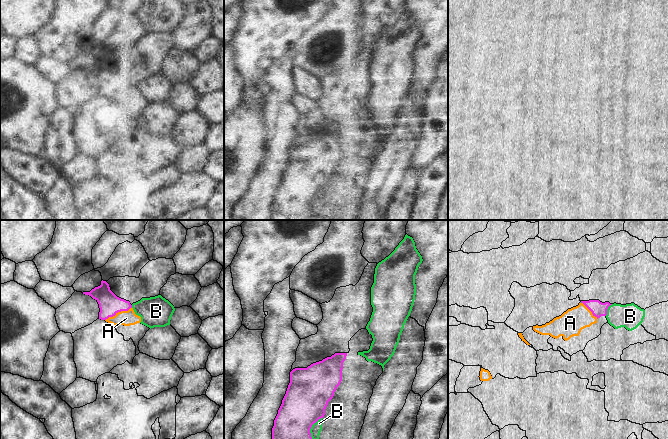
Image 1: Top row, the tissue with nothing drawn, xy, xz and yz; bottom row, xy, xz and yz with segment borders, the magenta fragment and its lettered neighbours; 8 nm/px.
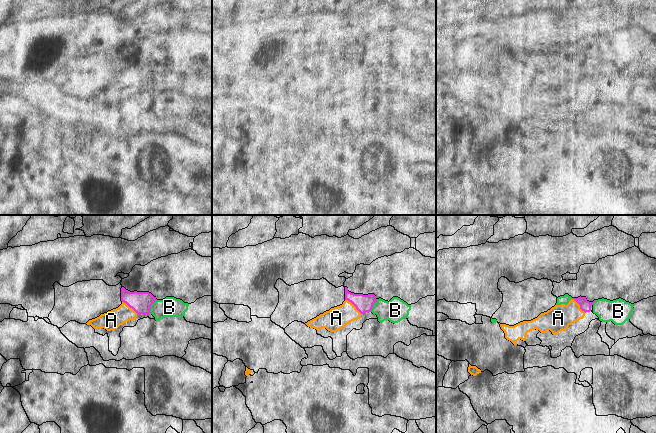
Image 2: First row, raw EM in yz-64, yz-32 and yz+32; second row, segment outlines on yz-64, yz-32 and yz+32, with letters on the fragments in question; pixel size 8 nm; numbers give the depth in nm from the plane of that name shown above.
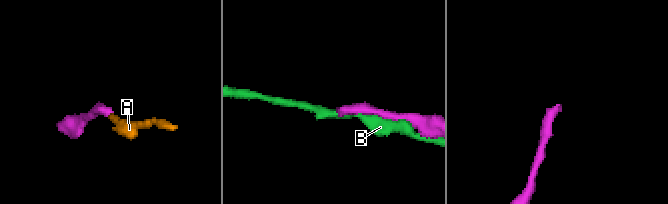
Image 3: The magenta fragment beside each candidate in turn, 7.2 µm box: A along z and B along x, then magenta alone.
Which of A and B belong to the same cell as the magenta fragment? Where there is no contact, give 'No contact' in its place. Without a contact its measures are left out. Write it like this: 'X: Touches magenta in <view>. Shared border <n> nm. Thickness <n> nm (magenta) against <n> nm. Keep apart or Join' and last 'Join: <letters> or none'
A: Touches magenta in xy. Shared border 240 nm. Thickness 170 nm (magenta) against 120 nm. Join
B: Touches magenta in yz. Shared border 110 nm. Thickness 120 nm (magenta) against 200 nm. Keep apart
Join: A

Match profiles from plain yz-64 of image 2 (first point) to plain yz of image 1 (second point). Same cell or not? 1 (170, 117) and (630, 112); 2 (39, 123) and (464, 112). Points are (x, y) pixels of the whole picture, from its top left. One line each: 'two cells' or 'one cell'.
1: one cell
2: one cell

